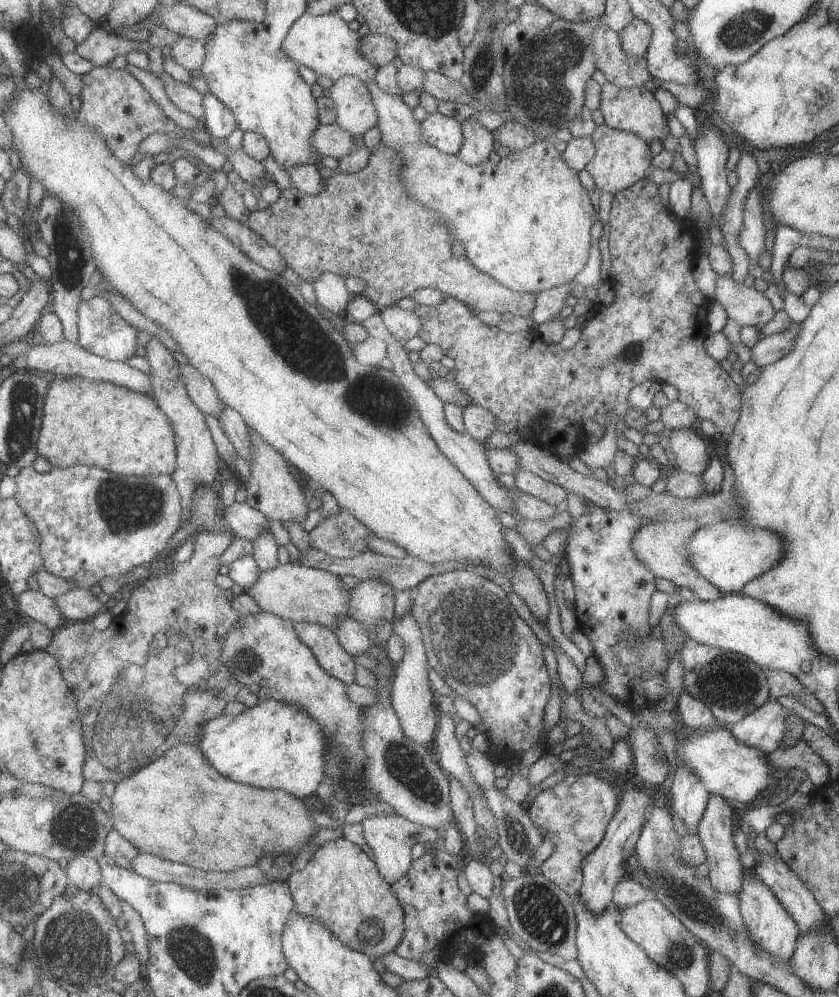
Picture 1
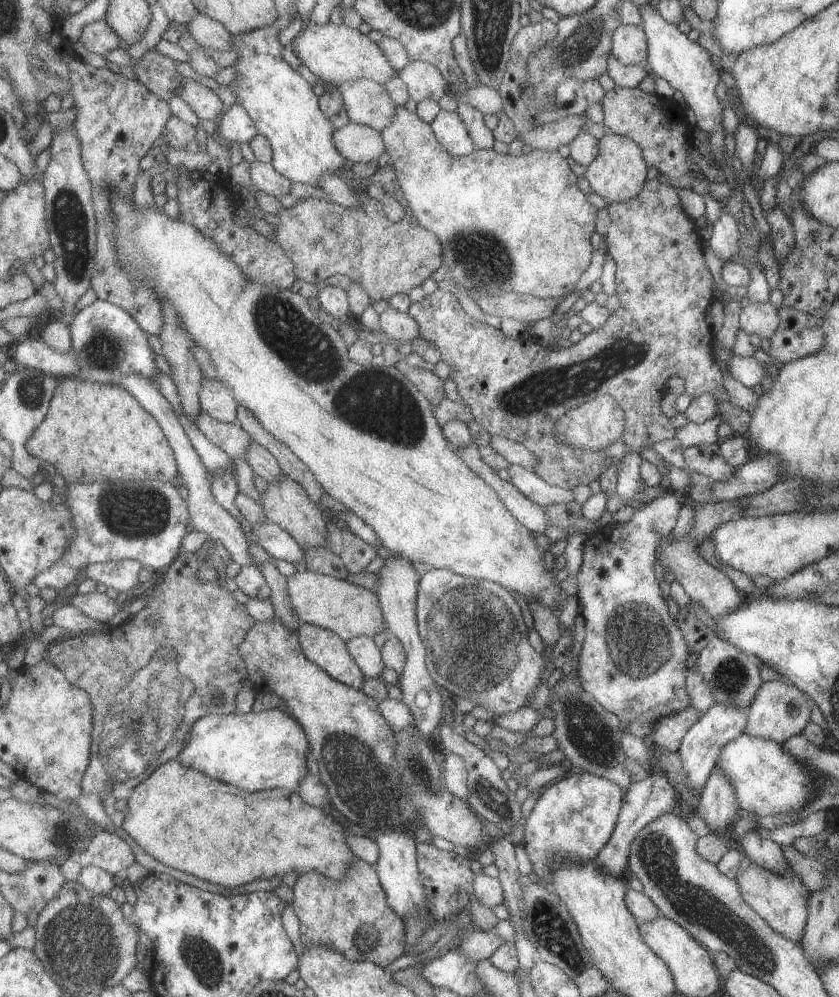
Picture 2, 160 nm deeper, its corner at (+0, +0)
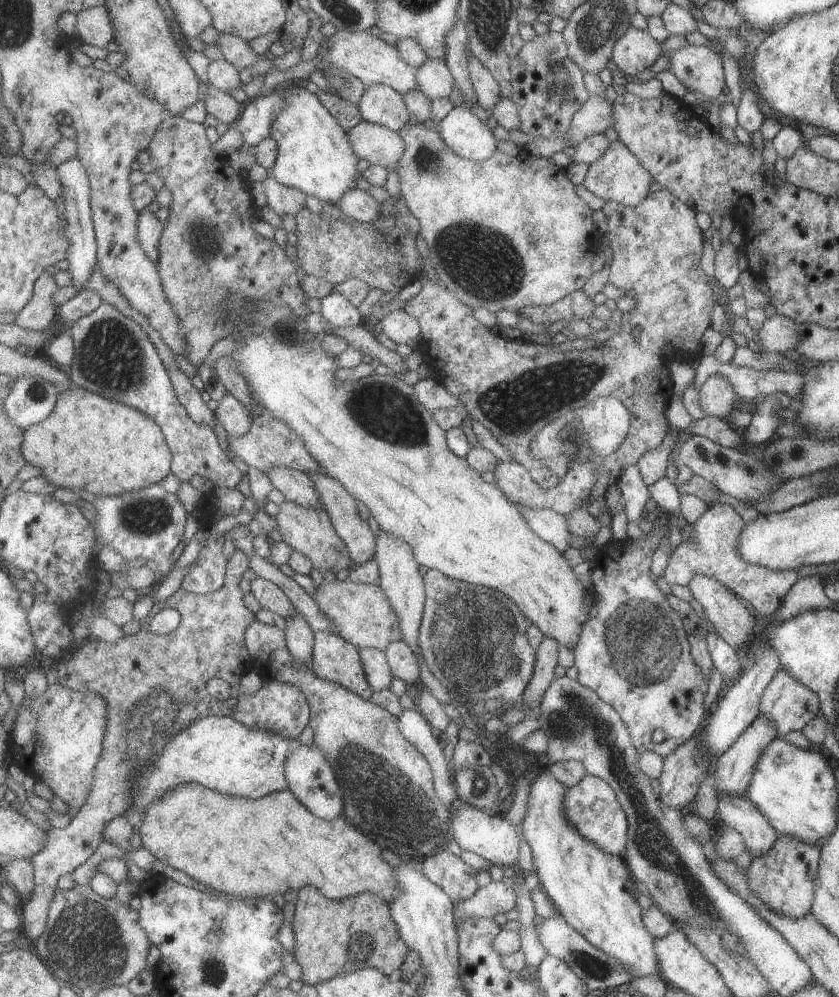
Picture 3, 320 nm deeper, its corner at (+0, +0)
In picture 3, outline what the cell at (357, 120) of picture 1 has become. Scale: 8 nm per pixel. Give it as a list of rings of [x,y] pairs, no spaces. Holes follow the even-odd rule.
[[[388,85],[367,87],[358,108],[362,120],[387,126],[394,132],[404,128],[412,115],[403,96]]]

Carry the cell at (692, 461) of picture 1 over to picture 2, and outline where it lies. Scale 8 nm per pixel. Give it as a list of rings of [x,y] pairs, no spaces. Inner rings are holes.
[[[719,442],[686,447],[684,458],[690,470],[703,474],[709,480],[726,482],[734,476],[734,468],[720,454]]]

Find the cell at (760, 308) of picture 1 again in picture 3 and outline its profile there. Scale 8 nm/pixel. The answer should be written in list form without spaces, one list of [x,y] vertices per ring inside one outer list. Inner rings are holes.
[[[776,313],[767,317],[757,338],[764,350],[783,355],[796,350],[801,343],[797,322]]]

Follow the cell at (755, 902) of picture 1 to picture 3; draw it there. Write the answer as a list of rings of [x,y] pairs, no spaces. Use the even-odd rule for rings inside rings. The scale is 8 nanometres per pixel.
[[[780,835],[767,853],[752,856],[751,865],[747,870],[750,888],[776,913],[792,918],[806,916],[811,912],[814,902],[820,859],[821,850],[818,847],[796,837],[787,839]]]

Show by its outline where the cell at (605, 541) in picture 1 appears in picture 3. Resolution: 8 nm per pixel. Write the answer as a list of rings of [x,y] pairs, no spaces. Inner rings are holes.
[[[667,519],[655,520],[654,531],[648,536],[644,533],[640,540],[628,539],[621,543],[612,540],[607,549],[600,551],[591,576],[594,585],[591,596],[600,598],[600,602],[585,622],[578,644],[573,650],[580,684],[593,690],[616,710],[640,755],[652,751],[663,759],[699,734],[710,712],[704,709],[708,680],[692,658],[688,632],[676,610],[668,603],[667,596],[656,585],[656,580],[652,580],[654,551],[664,535],[670,536]]]

